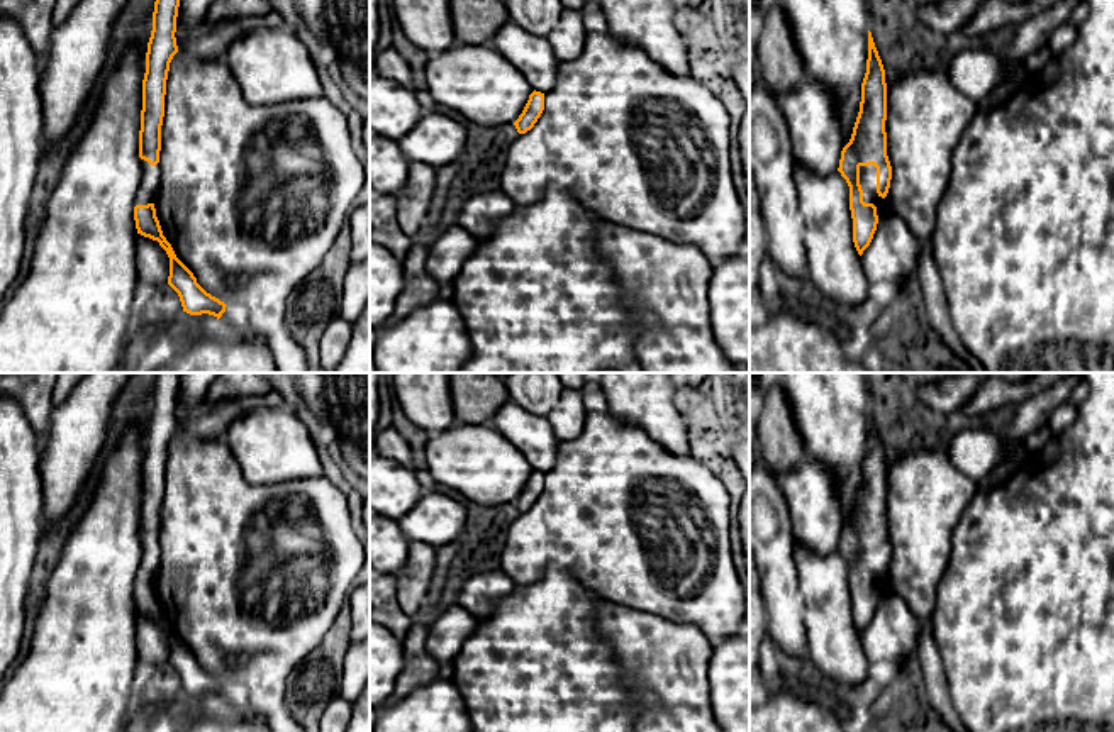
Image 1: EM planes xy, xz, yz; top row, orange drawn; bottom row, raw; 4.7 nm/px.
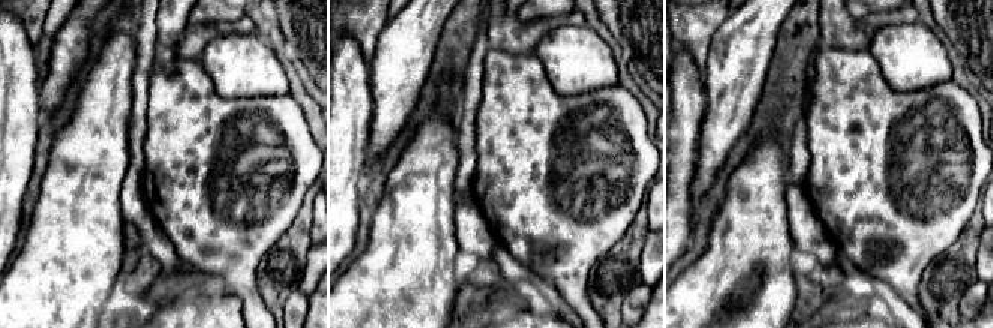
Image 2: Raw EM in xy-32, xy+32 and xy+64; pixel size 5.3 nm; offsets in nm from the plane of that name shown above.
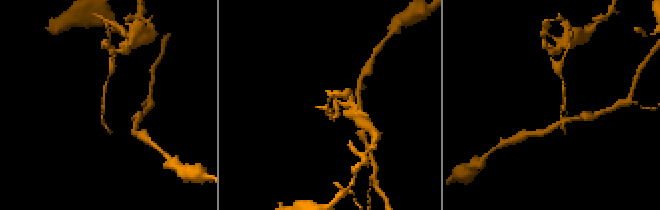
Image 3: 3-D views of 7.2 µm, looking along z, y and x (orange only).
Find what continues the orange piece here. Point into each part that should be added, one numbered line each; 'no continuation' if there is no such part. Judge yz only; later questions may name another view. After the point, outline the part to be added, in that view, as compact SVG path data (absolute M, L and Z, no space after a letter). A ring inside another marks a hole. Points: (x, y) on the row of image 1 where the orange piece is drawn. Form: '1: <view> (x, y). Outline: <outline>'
1: yz (867, 173). Outline: M860 166L860 185L863 190L863 202L877 207L877 215L882 215L883 198L877 193L877 168Z

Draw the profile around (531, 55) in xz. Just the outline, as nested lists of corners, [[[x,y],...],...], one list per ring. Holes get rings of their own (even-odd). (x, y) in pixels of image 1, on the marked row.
[[[507,22],[490,46],[515,66],[536,92],[546,95],[554,86],[560,59],[546,36],[534,36]]]

